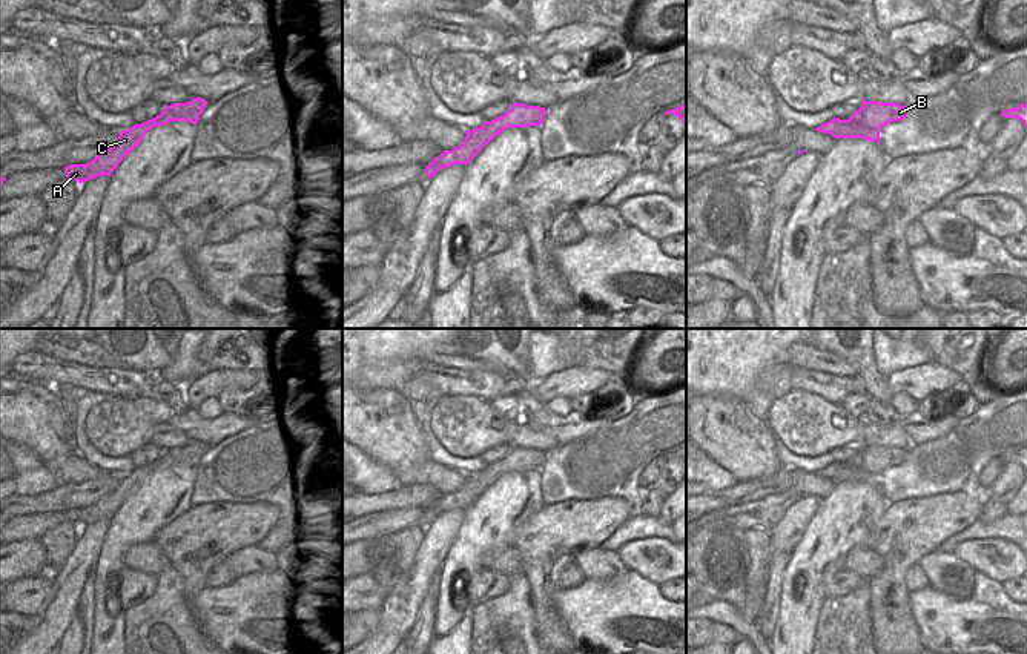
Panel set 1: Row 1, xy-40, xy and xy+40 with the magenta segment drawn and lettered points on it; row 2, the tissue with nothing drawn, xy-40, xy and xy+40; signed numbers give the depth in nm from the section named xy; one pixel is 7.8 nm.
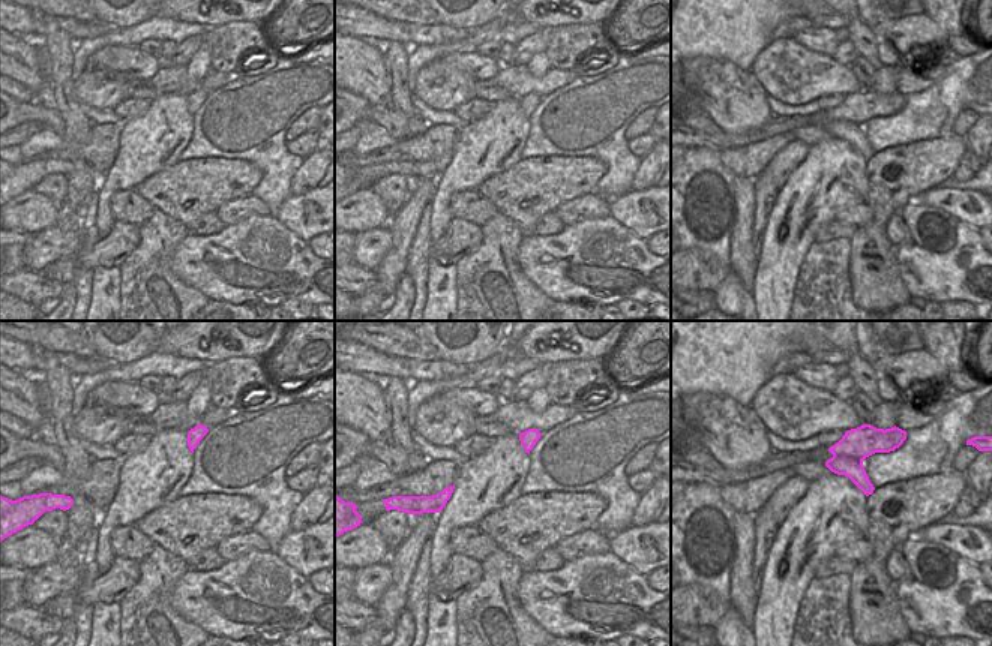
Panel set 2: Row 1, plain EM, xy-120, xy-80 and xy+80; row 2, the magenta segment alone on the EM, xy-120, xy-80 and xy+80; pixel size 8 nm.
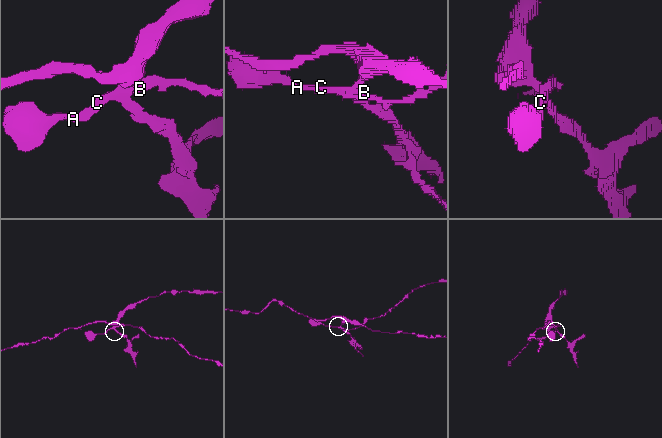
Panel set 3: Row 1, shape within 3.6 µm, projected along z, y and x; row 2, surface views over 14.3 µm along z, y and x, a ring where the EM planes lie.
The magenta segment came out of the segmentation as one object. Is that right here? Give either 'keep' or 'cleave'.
cleave

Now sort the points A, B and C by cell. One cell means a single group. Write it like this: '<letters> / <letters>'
A C / B

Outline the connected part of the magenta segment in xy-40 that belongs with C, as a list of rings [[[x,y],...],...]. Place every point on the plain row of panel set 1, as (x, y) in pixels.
[[[201,441],[186,447],[173,447],[166,450],[164,454],[152,464],[141,468],[134,468],[129,474],[121,474],[117,485],[103,497],[95,500],[86,508],[69,508],[64,511],[68,522],[78,525],[80,528],[97,520],[107,519],[118,511],[123,502],[134,494],[144,479],[155,470],[164,470],[170,465],[189,465],[196,468],[207,445]]]

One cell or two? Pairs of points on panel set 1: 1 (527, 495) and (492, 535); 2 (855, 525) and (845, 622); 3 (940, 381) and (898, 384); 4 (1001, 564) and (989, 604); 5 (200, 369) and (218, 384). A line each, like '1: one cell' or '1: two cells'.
1: one cell
2: two cells
3: one cell
4: two cells
5: two cells

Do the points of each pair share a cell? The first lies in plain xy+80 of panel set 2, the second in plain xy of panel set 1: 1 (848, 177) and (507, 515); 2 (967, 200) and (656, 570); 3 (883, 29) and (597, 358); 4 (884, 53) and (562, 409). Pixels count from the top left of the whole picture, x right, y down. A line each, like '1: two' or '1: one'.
1: one
2: one
3: two
4: one

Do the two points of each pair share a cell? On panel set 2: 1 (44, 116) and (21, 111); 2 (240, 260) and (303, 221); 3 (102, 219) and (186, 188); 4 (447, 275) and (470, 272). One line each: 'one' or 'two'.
1: one
2: two
3: two
4: two

